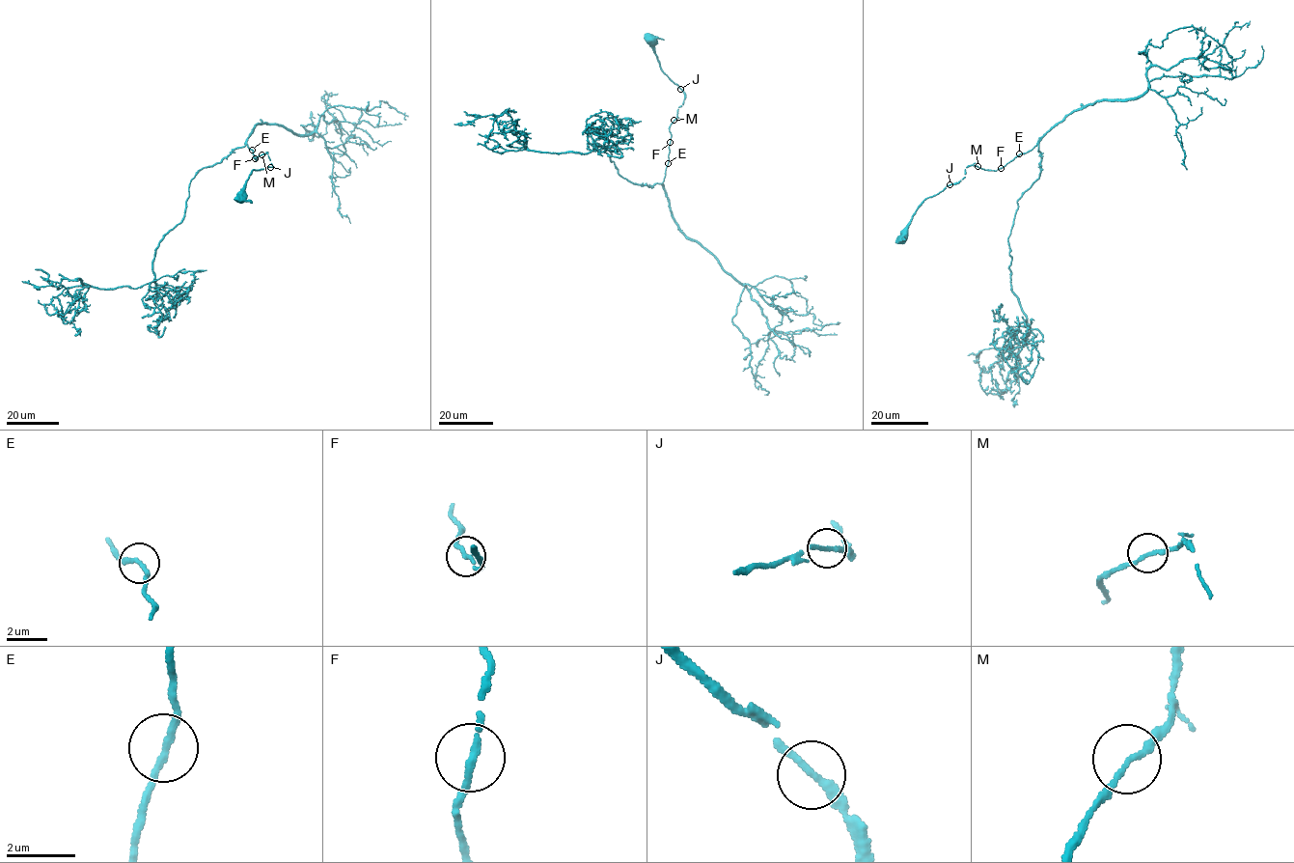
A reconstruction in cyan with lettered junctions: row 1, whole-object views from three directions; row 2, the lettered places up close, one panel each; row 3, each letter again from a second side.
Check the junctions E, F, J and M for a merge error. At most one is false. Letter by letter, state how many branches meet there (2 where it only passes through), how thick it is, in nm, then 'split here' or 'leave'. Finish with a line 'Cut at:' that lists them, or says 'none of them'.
E: 2 | 190 nm | leave
F: 2 | 180 nm | leave
J: 2 | 220 nm | leave
M: 2 | 190 nm | leave
Cut at: none of them

